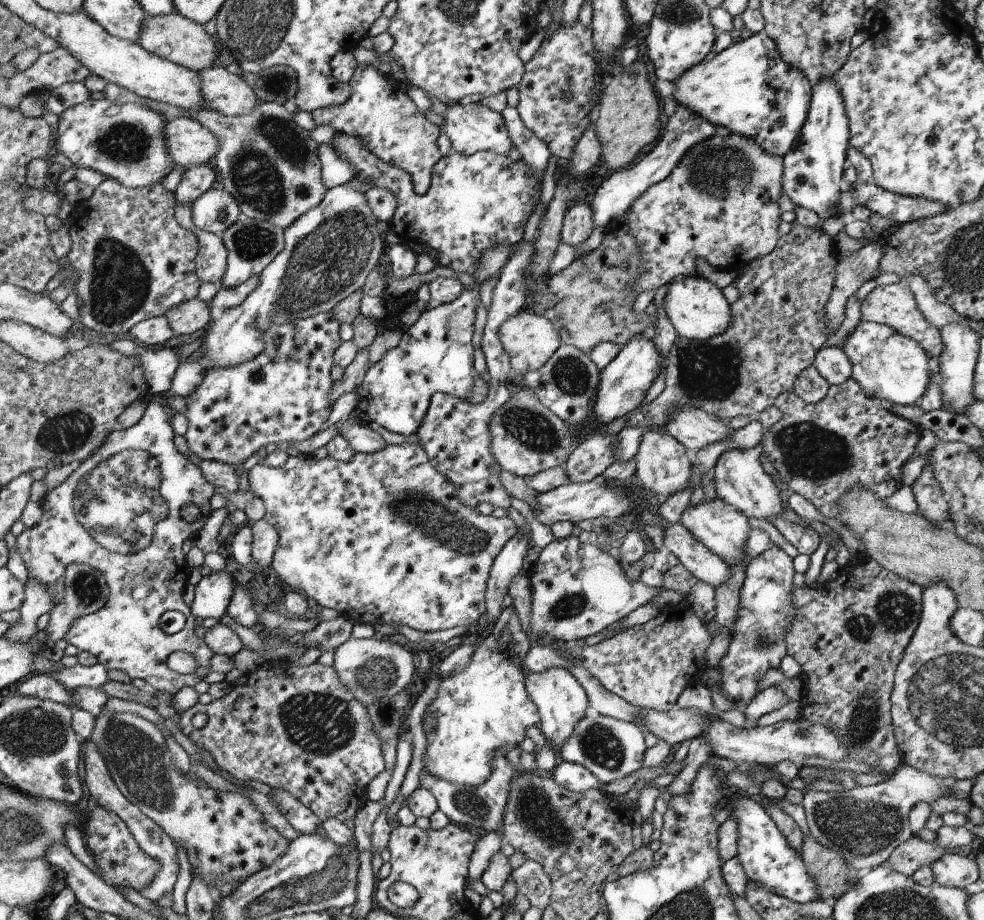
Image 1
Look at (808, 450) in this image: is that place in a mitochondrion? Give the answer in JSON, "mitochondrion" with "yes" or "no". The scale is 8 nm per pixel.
{"mitochondrion":"yes"}

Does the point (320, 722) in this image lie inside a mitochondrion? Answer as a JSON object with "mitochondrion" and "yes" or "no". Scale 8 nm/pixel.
{"mitochondrion":"yes"}

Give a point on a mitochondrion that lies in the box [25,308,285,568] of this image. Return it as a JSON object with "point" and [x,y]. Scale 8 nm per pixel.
{"point":[128,486]}

